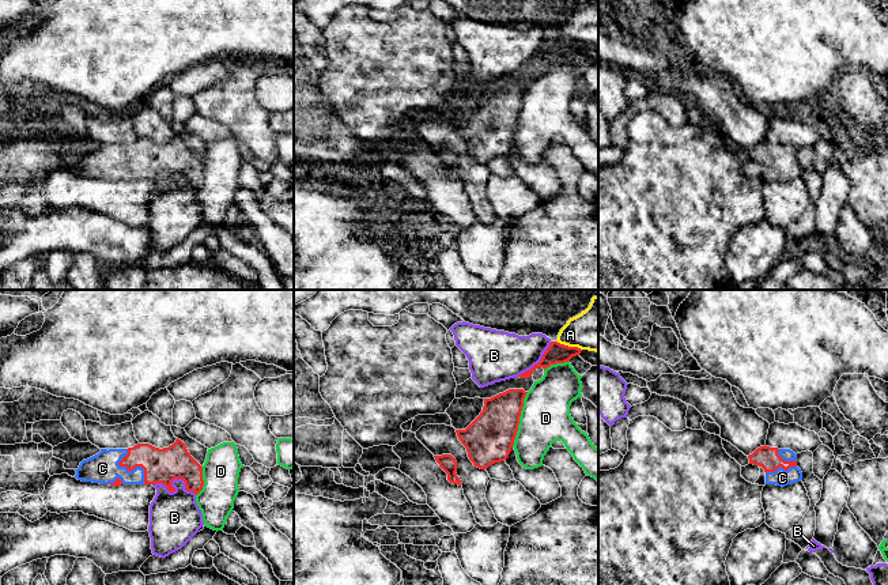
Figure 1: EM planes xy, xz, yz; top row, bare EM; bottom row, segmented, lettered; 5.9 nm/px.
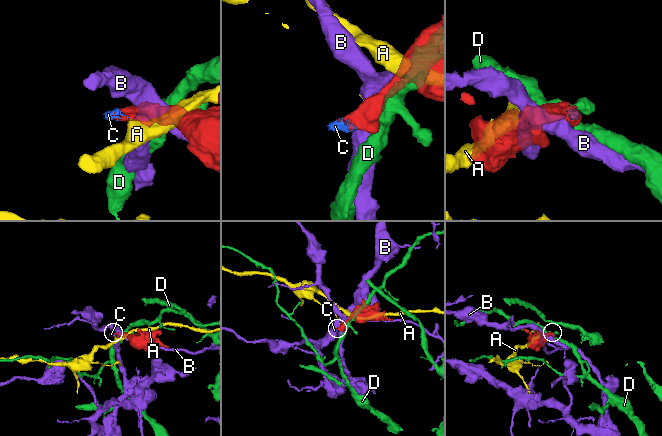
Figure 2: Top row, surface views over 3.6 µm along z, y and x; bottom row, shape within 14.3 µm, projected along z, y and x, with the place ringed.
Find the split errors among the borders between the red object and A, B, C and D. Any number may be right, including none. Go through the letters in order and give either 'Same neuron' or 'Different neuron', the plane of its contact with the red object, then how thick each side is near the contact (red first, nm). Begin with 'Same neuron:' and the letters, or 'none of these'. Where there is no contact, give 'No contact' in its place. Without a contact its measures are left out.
Same neuron: C
A: Different neuron. Touches red in xz. Thickness 120 nm (red) against 260 nm
B: Different neuron. Touches red in xy. Thickness 200 nm (red) against 300 nm
C: Same neuron. Touches red in xy. Thickness 200 nm (red) against 180 nm
D: Different neuron. Touches red in xz. Thickness 280 nm (red) against 300 nm

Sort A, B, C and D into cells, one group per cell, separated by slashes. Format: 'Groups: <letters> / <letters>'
Groups: A / B / C / D

